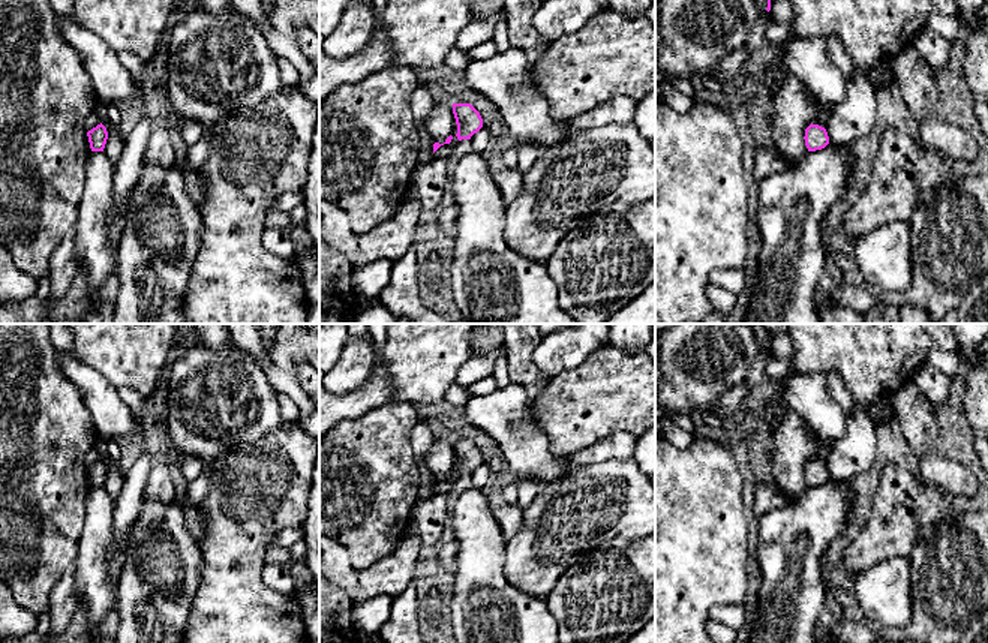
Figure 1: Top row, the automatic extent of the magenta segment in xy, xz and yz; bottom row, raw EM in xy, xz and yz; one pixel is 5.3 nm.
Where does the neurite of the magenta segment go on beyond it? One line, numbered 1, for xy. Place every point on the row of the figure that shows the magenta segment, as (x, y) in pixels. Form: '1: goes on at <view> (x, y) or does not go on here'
1: does not go on here

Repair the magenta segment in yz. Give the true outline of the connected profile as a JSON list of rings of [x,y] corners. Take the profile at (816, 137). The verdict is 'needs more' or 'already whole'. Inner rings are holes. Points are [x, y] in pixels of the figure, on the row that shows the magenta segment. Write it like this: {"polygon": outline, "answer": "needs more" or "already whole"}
{"polygon": [[[813,123],[805,129],[804,139],[808,151],[822,150],[829,144],[826,129]]], "answer": "already whole"}

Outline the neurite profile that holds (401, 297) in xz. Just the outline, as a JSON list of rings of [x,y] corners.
[[[414,244],[393,264],[388,285],[381,291],[381,304],[396,318],[409,318],[414,324],[450,324],[442,315],[427,309],[420,297],[420,265]]]

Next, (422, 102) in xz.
[[[420,84],[411,97],[411,109],[415,118],[415,126],[420,132],[420,153],[415,171],[429,160],[433,159],[433,144],[435,141],[423,130],[424,121],[430,109],[435,106],[433,96],[426,84]]]

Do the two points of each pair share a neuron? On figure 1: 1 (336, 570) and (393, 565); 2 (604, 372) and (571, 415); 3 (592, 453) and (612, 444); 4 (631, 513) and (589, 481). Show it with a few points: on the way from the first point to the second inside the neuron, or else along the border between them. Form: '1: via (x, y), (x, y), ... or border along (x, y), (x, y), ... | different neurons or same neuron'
1: via (350, 576), (380, 576) | same neuron
2: via (604, 382), (582, 405) | same neuron
3: via (597, 453), (607, 448) | same neuron
4: via (621, 505), (613, 499), (607, 499), (600, 492) | same neuron

